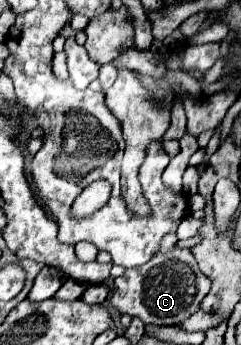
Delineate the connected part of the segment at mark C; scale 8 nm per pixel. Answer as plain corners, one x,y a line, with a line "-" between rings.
167,233
161,239
161,249
141,267
127,269
121,277
115,279
111,291
111,305
119,313
129,313
139,317
145,325
179,325
183,319
193,315
199,309
201,299
209,293
209,277
201,273
197,261
191,257
189,249
177,249
177,235

